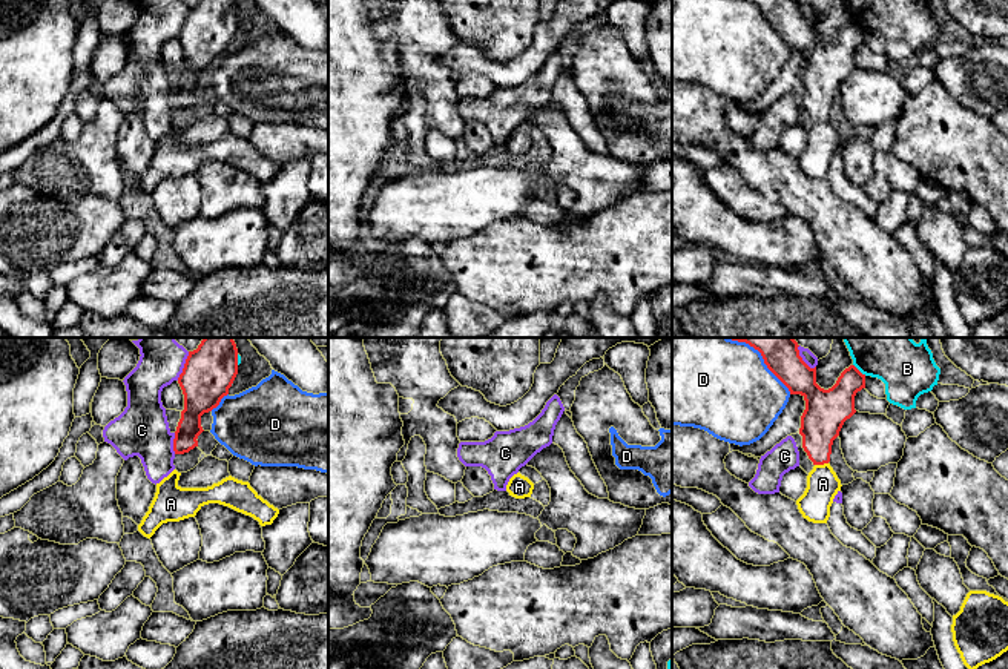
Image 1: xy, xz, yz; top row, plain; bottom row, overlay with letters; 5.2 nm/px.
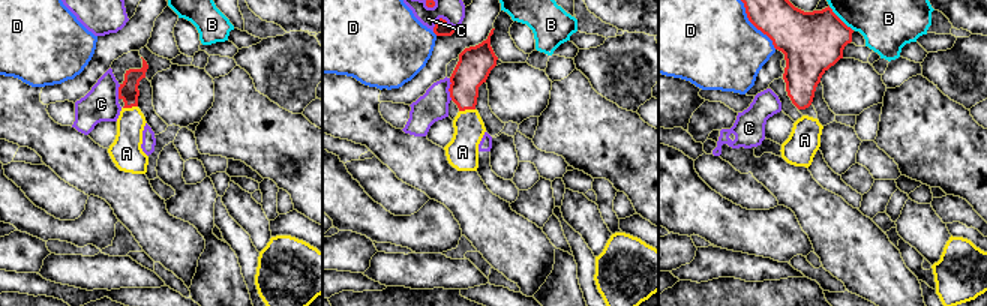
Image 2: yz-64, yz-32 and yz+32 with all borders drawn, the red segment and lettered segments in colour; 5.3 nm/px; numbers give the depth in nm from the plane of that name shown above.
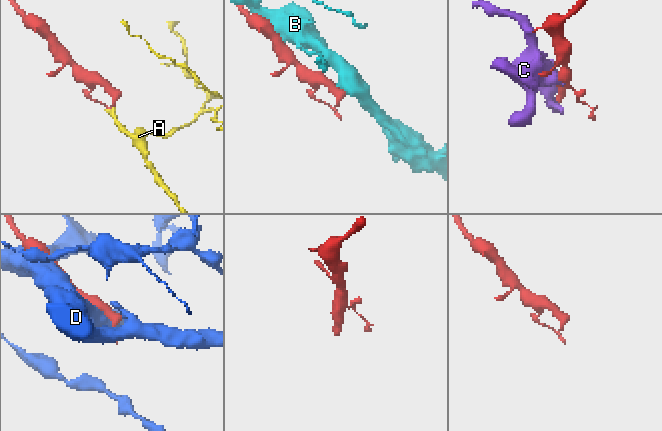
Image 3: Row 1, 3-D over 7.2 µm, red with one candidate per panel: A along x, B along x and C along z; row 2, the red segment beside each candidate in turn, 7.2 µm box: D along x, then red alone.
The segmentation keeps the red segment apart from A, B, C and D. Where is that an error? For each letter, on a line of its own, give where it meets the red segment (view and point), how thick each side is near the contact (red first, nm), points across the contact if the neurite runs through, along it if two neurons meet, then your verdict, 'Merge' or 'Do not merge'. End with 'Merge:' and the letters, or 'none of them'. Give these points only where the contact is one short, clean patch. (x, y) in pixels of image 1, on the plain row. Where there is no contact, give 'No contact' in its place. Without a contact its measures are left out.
A: Touches red at yz (821, 120). Thickness 220 nm (red) against 170 nm. Path across: yz (824, 72), (821, 79), (821, 120), (823, 140). Merge
B: Touches red at yz (858, 26). Thickness 200 nm (red) against 280 nm. Do not merge
C: Touches red at xy (184, 22). Thickness 280 nm (red) against 220 nm. Do not merge
D: Touches red at yz (767, 23). Thickness 180 nm (red) against 480 nm. Do not merge
Merge: A

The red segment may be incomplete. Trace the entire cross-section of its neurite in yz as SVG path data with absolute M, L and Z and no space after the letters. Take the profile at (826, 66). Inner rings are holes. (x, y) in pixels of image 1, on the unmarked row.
M798 0L749 2L761 9L767 25L790 51L801 51L805 57L799 91L802 104L815 123L796 161L809 178L827 180L833 155L842 143L828 120L832 101L844 78L856 69L855 52L865 44L865 31L850 21L832 44L824 46L816 40L816 23L810 25L799 12Z

